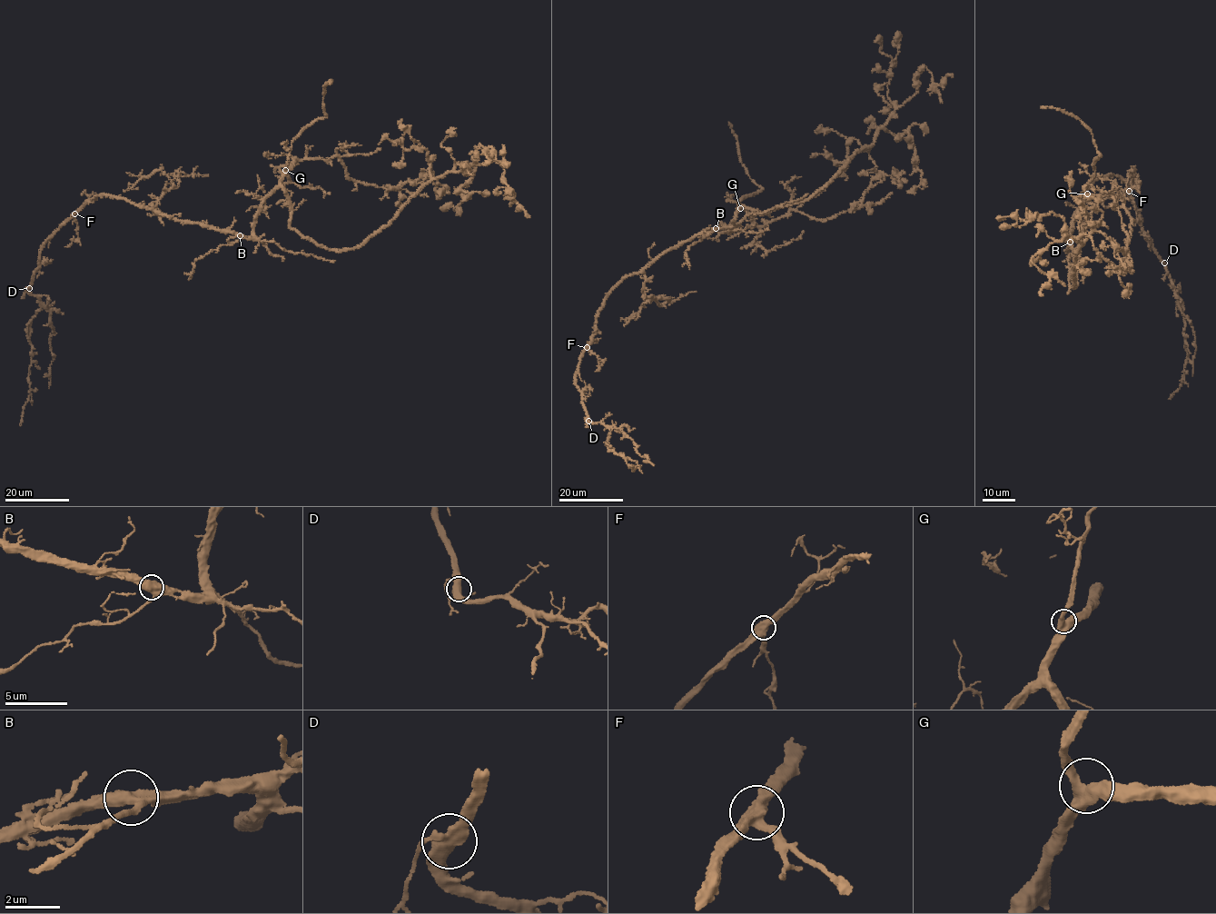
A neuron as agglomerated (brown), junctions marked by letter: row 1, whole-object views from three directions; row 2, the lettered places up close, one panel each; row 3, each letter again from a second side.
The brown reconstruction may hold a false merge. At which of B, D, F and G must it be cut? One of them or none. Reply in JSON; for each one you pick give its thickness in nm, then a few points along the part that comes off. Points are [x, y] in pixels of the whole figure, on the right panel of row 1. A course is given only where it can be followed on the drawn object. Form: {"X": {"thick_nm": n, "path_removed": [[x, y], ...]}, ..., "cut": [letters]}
{"cut": []}

